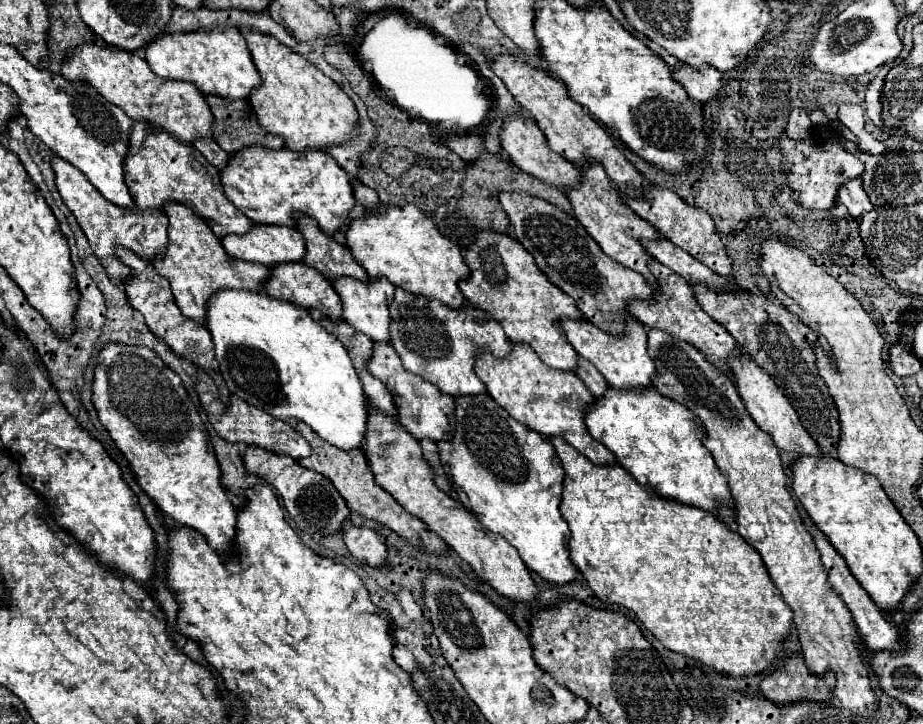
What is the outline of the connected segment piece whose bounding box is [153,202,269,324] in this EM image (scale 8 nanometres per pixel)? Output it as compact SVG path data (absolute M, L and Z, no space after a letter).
M165 202L163 212L169 218L169 244L165 254L153 260L153 266L171 282L171 292L183 316L203 324L205 304L215 290L259 290L261 284L269 278L267 266L255 266L255 262L239 262L237 258L231 258L223 250L219 238L215 238L213 230L207 226L207 222L203 222L191 208L185 208L179 202Z

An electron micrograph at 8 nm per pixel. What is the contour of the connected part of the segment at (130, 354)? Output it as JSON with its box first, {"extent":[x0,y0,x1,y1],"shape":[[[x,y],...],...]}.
{"extent":[93,344,237,552],"shape":[[[109,344],[101,348],[95,366],[93,378],[93,406],[99,414],[101,424],[111,434],[117,448],[129,460],[139,486],[145,494],[175,522],[193,526],[201,532],[209,546],[217,552],[231,552],[235,538],[235,522],[237,512],[231,500],[225,494],[225,488],[219,480],[219,464],[209,444],[207,430],[203,430],[203,422],[197,414],[197,408],[189,400],[181,378],[165,366],[165,362],[145,346],[127,346],[127,344]]]}

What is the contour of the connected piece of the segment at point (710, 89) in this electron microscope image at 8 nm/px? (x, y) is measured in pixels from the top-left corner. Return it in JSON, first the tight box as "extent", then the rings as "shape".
{"extent":[673,64,721,102],"shape":[[[681,64],[673,70],[673,80],[677,80],[687,90],[687,94],[697,102],[709,102],[719,94],[721,88],[721,72],[711,66],[693,68]]]}

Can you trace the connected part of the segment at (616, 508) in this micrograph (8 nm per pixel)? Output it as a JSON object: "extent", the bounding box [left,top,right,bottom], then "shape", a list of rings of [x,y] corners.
{"extent":[549,436,793,678],"shape":[[[555,436],[549,440],[557,452],[557,460],[565,470],[565,478],[563,478],[563,494],[561,494],[561,516],[569,522],[569,530],[571,530],[571,538],[569,538],[569,552],[571,552],[571,560],[577,566],[577,570],[585,576],[587,584],[591,586],[591,590],[605,602],[615,602],[619,606],[629,608],[639,620],[641,624],[669,650],[685,654],[689,658],[695,658],[711,668],[715,668],[717,672],[723,672],[731,678],[747,678],[747,676],[755,676],[757,672],[769,668],[777,654],[783,648],[783,640],[793,624],[793,612],[787,608],[787,604],[783,602],[779,590],[775,588],[775,584],[769,578],[769,572],[761,560],[761,556],[741,538],[741,534],[733,532],[731,528],[727,528],[723,522],[719,522],[711,512],[707,510],[699,510],[695,506],[683,506],[681,502],[663,498],[651,490],[645,490],[643,486],[639,486],[639,482],[635,482],[635,478],[623,470],[619,464],[605,464],[605,466],[597,466],[593,464],[589,458],[585,458],[581,452],[577,452],[571,444],[567,444],[563,438]]]}

